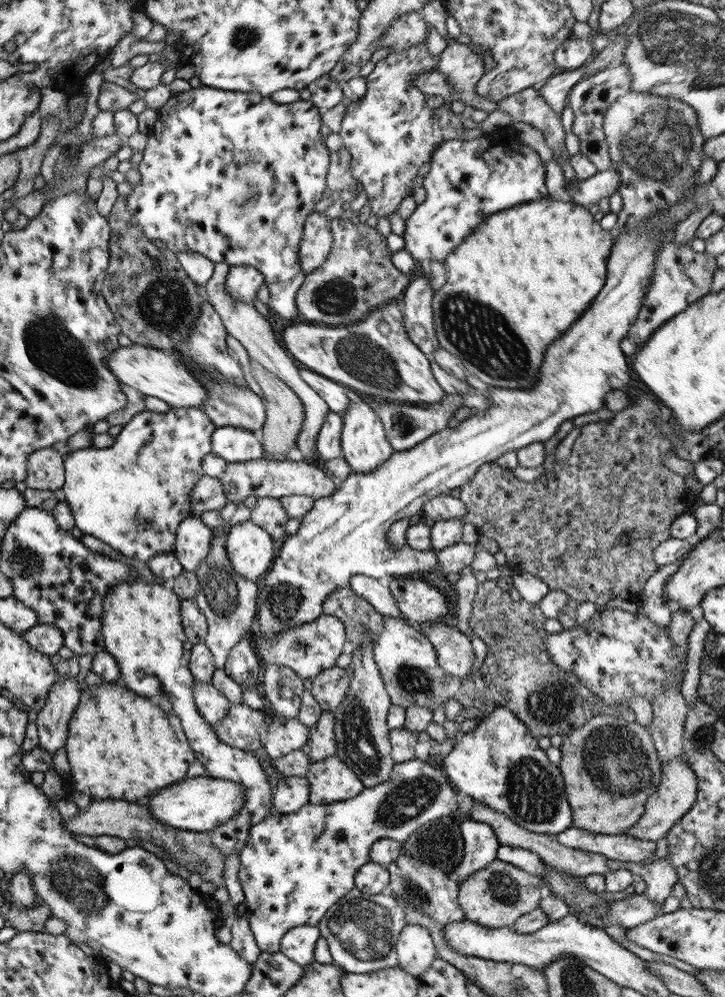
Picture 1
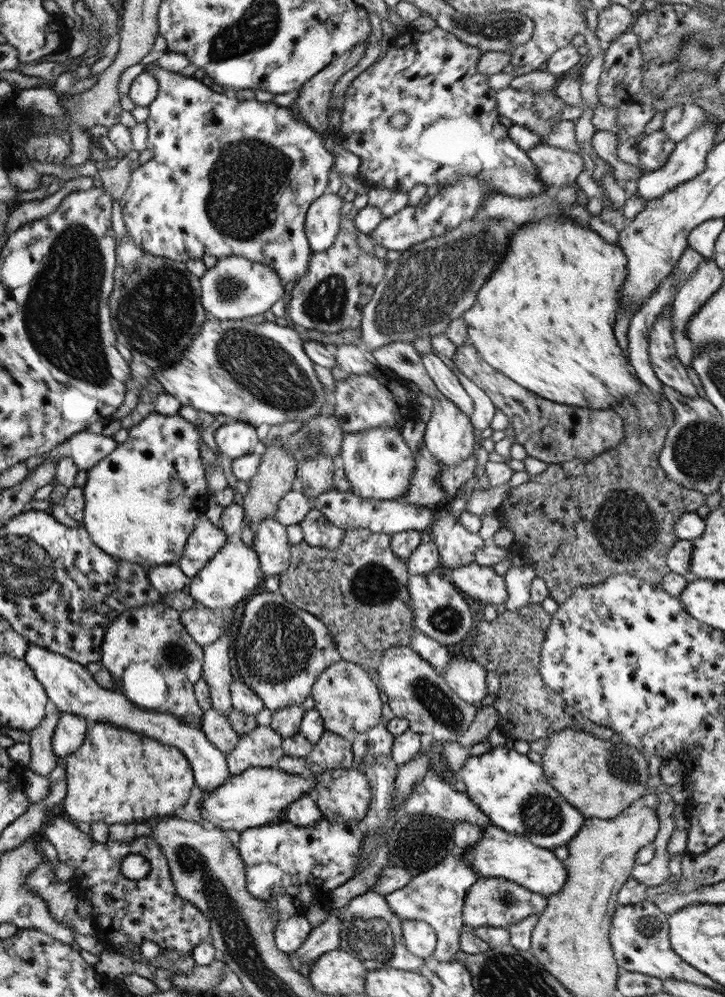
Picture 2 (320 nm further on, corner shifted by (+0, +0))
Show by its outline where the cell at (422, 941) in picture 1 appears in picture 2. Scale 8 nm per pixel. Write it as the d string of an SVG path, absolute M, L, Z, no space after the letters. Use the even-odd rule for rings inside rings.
M404 920L401 922L401 935L405 949L409 954L421 960L430 958L435 950L437 938L435 932L422 920Z

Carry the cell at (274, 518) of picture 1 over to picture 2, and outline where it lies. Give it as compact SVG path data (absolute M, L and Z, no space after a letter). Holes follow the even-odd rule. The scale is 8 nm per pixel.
M273 517L259 521L253 528L252 549L264 576L281 574L289 566L289 547L285 526L276 522Z

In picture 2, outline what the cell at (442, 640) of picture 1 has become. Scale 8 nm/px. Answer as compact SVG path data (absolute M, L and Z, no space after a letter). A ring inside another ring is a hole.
M461 657L453 659L447 663L446 669L441 674L443 680L449 685L449 688L467 704L479 708L479 703L485 695L486 670L479 663Z

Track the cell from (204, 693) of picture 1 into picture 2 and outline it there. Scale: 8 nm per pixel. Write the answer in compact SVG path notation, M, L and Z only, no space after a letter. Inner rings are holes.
M214 708L202 711L199 729L207 737L207 740L224 755L233 750L239 737L231 729L227 717L219 714Z

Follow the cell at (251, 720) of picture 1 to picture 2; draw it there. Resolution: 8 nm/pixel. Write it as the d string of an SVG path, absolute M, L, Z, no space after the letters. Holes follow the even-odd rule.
M255 726L253 730L238 737L231 752L225 754L228 773L237 775L247 768L274 768L276 762L284 755L281 748L282 737L269 726Z

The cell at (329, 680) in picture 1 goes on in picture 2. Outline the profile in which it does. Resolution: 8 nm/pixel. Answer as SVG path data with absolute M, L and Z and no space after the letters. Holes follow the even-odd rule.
M340 659L328 666L313 683L310 696L314 702L314 709L323 719L324 731L330 731L344 737L349 732L361 734L373 729L381 720L381 695L376 682L367 675L366 669L359 665Z

